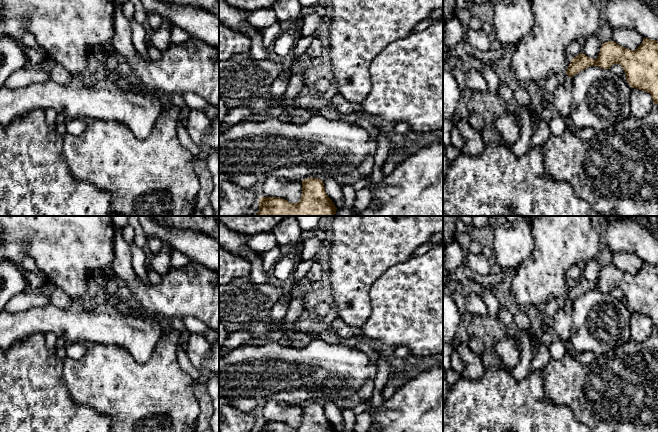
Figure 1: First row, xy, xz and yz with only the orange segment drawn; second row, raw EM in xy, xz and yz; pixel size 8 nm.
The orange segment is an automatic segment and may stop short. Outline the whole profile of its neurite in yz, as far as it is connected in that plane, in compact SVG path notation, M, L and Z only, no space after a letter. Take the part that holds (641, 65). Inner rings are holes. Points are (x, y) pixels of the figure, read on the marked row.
M643 38L636 50L630 50L614 41L602 43L599 56L592 59L583 53L574 57L567 69L565 82L549 94L551 108L555 114L569 120L572 104L571 77L590 66L610 69L613 64L622 66L626 80L632 88L651 94L658 105L658 41Z

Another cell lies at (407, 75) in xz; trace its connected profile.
M443 19L424 31L412 32L403 39L392 41L371 61L369 76L373 87L361 103L363 114L384 121L405 121L410 125L411 133L443 128Z

